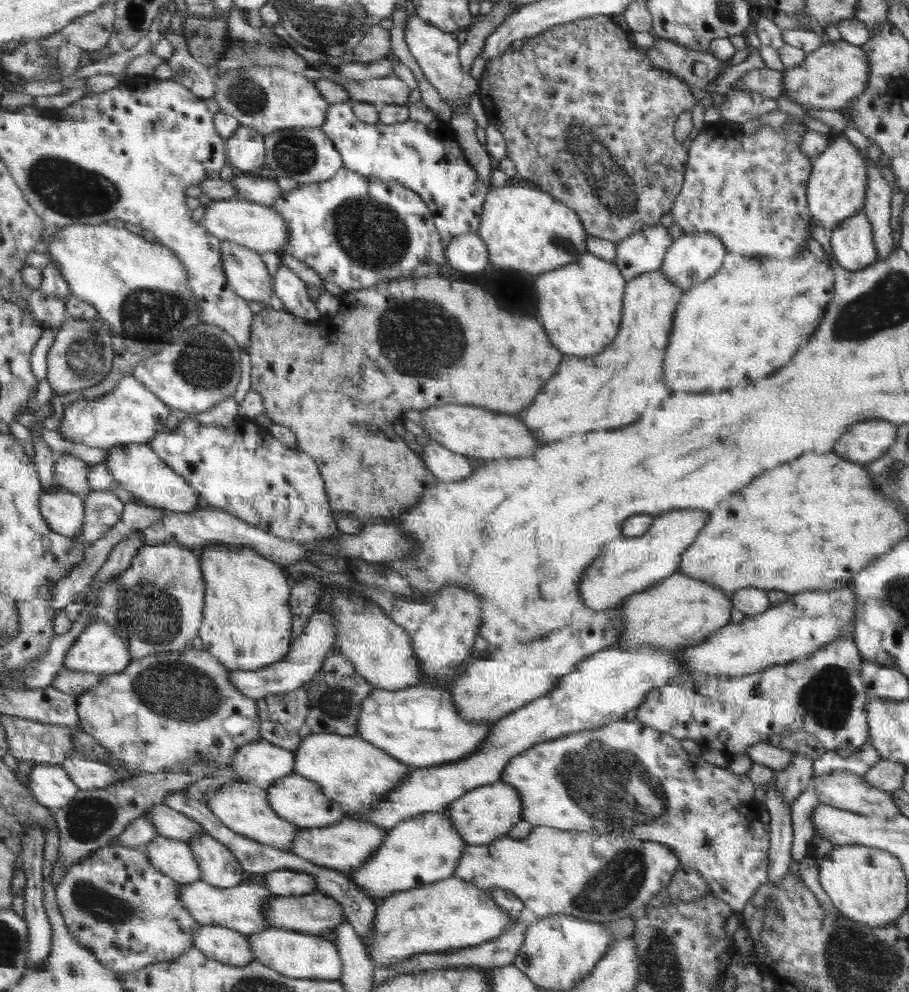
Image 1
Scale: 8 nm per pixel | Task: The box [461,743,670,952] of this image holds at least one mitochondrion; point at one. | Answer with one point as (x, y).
(612, 888)

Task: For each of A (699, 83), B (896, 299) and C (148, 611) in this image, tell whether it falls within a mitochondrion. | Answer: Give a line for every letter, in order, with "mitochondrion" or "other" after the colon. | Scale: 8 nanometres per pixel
A: other
B: mitochondrion
C: mitochondrion

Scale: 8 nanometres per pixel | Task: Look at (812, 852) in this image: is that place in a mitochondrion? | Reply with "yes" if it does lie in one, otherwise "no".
no

